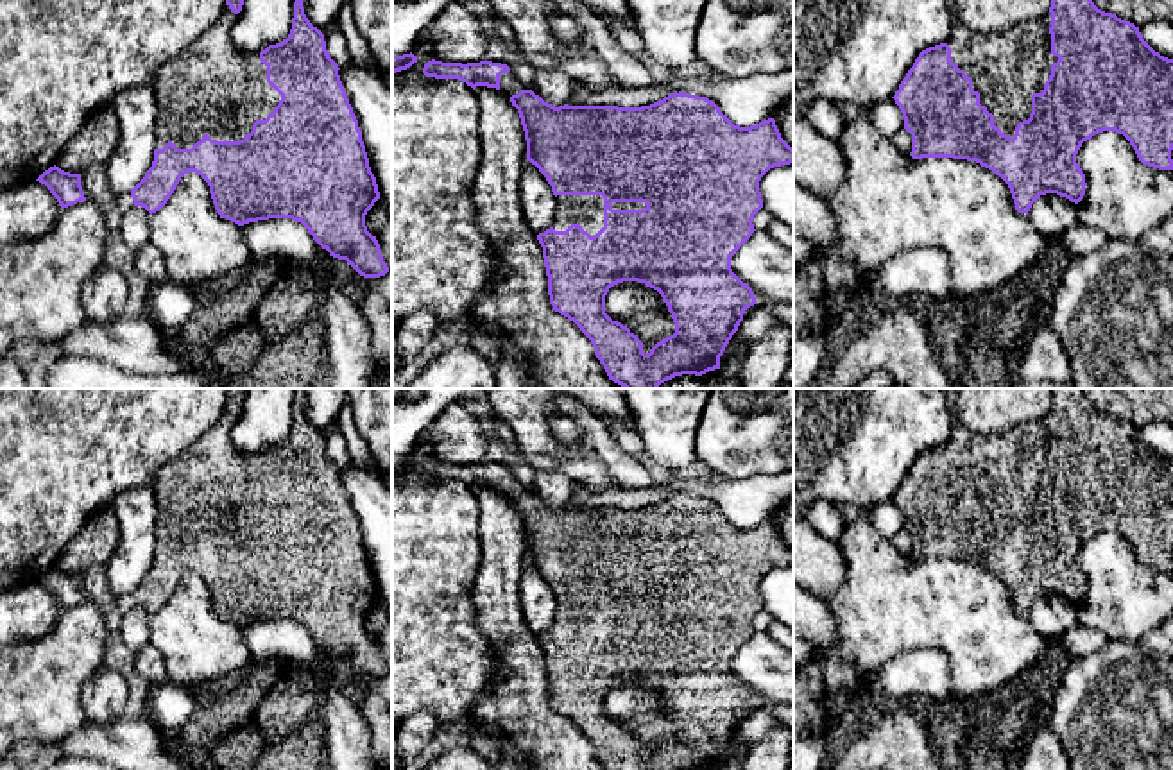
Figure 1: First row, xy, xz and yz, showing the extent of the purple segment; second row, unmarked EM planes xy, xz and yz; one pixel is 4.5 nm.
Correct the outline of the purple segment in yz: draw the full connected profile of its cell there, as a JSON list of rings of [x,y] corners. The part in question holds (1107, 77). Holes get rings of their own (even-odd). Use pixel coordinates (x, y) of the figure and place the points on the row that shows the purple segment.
[[[1051,0],[1046,14],[1003,32],[976,32],[955,18],[949,39],[919,54],[892,98],[912,134],[913,159],[980,163],[1008,184],[1019,213],[1028,215],[1032,204],[1046,193],[1078,204],[1087,183],[1076,154],[1083,141],[1103,131],[1123,134],[1143,165],[1173,170],[1173,59],[1155,52],[1139,27],[1098,9],[1092,0]]]

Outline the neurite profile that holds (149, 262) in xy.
[[[147,244],[138,252],[134,252],[133,263],[136,272],[150,285],[159,285],[168,279],[165,252],[152,244]]]

